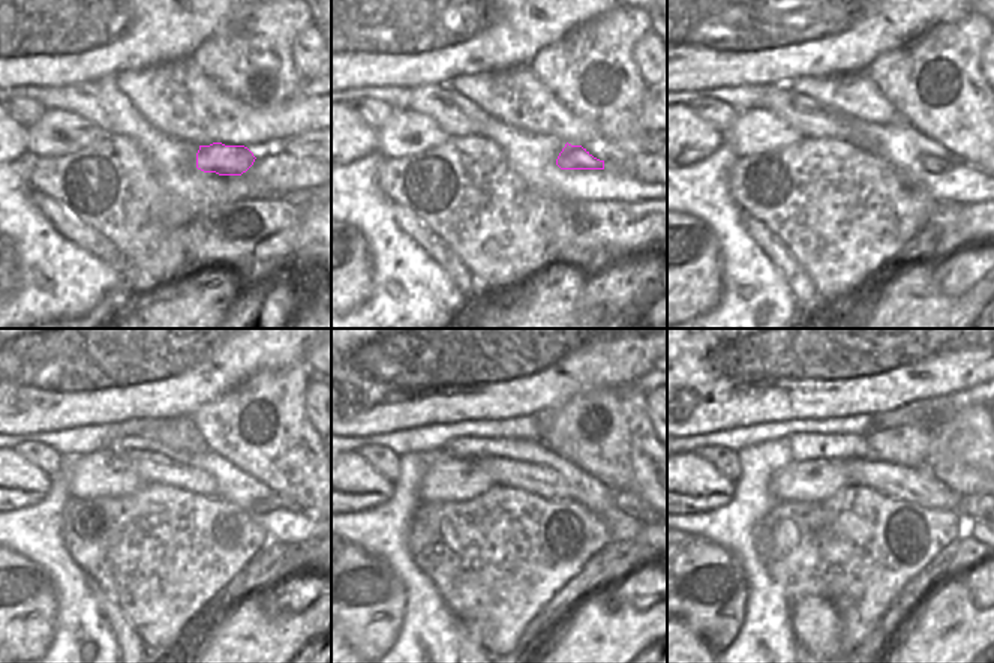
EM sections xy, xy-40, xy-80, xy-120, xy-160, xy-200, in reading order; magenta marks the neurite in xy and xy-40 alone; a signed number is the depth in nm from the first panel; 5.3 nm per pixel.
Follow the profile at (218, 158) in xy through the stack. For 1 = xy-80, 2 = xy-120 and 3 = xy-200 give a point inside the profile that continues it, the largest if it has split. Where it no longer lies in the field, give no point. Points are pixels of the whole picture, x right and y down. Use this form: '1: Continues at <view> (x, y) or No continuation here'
1: Continues at xy-80 (931, 164)
2: Continues at xy-120 (285, 501)
3: Continues at xy-200 (972, 504)

